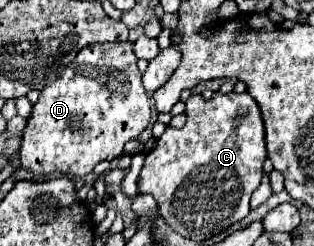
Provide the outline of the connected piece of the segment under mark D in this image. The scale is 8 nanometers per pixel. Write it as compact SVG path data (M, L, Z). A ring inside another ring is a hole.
M132 41L86 45L72 65L68 65L52 85L40 91L40 99L26 121L20 145L20 161L26 171L34 175L54 175L54 171L58 171L72 179L82 179L92 173L96 163L120 157L126 141L136 139L146 129L150 121L150 103L142 87L142 75L138 71L138 59L132 45Z

